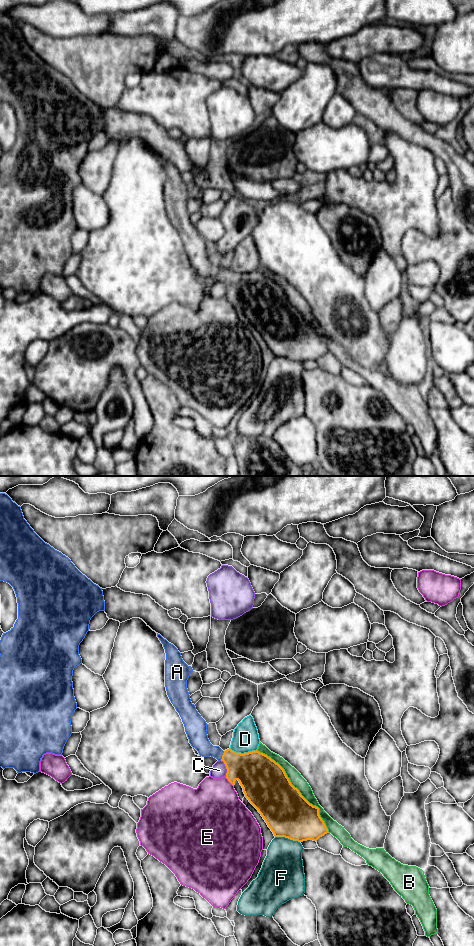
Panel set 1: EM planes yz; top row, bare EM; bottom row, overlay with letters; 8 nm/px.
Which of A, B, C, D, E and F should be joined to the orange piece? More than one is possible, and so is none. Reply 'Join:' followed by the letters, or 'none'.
Join: A

